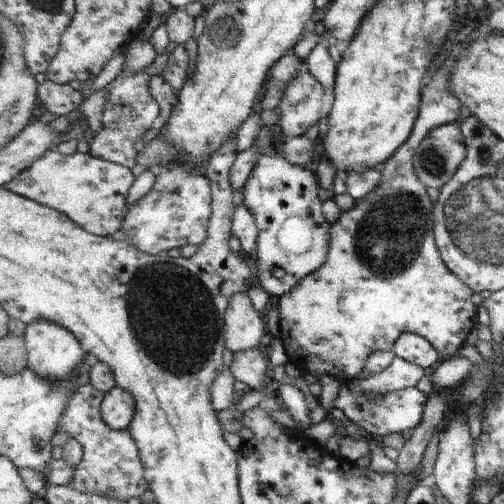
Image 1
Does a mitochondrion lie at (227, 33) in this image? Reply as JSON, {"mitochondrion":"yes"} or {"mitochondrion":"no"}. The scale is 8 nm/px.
{"mitochondrion":"yes"}

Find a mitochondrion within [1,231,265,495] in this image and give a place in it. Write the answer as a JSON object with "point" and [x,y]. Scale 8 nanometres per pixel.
{"point":[173,316]}

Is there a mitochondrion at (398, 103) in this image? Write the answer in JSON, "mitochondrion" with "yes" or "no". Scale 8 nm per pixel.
{"mitochondrion":"no"}

